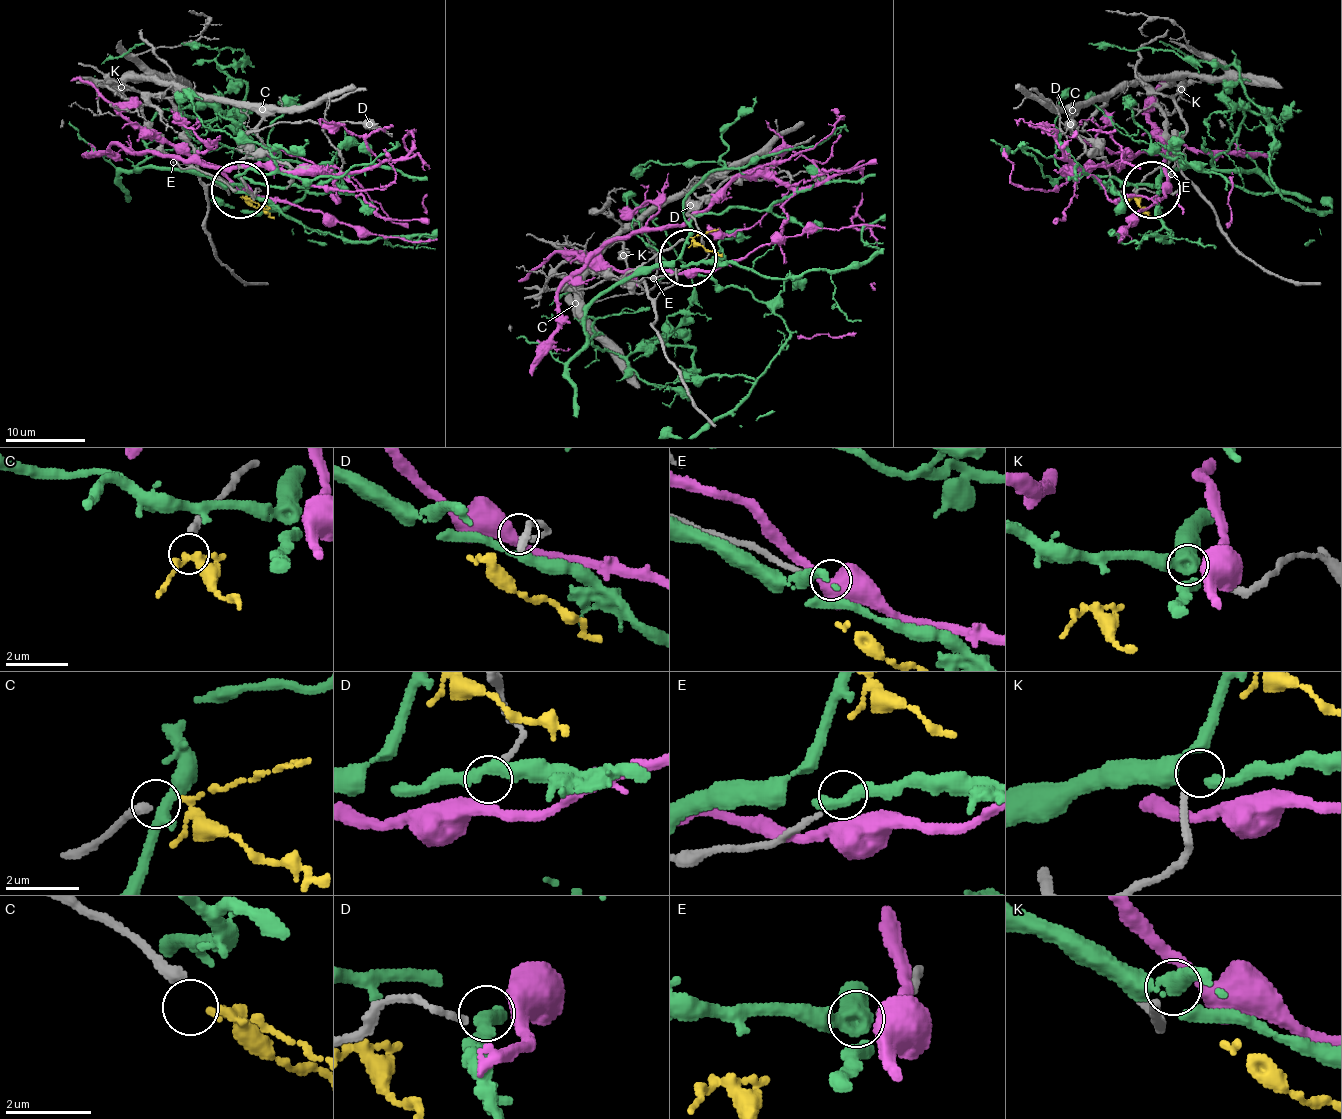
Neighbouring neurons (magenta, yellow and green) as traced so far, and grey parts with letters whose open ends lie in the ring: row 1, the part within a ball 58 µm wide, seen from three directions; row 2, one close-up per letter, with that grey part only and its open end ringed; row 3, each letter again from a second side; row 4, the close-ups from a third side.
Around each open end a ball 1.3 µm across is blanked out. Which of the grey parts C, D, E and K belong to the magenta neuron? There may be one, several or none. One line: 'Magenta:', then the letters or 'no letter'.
Magenta: D

